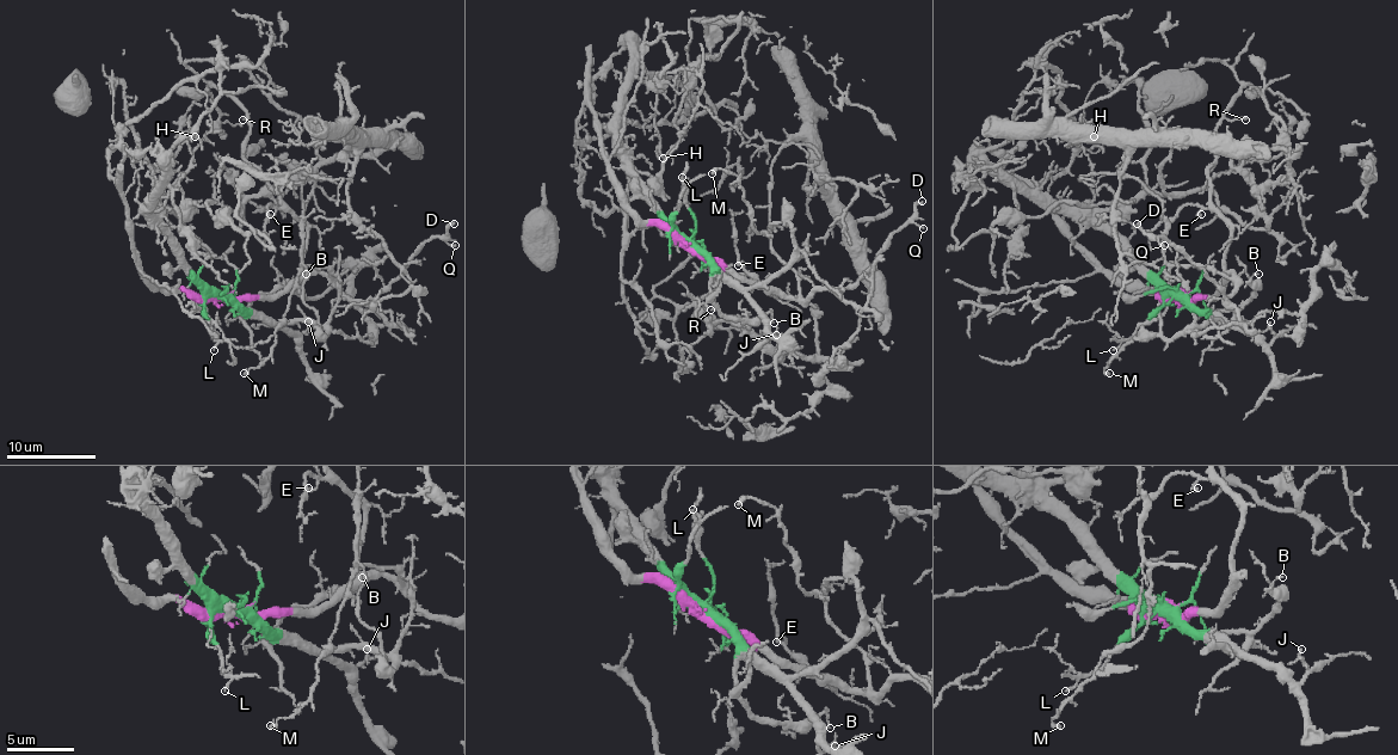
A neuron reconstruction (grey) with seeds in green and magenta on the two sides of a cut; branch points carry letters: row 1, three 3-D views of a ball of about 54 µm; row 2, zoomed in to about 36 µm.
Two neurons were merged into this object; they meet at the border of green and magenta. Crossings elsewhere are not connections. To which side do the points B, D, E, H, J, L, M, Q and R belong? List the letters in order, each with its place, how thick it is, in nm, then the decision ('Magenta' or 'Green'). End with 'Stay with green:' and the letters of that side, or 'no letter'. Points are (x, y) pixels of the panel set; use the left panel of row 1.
B: Place: (306, 274). Thickness 110 nm. Green
D: Place: (454, 223). Thickness 220 nm. Magenta
E: Place: (270, 214). Thickness 150 nm. Magenta
H: Place: (195, 136). Thickness 130 nm. Green
J: Place: (308, 321). Thickness 70 nm. Green
L: Place: (214, 350). Thickness 150 nm. Green
M: Place: (244, 373). Thickness 200 nm. Magenta
Q: Place: (455, 245). Thickness 100 nm. Magenta
R: Place: (242, 120). Thickness 160 nm. Magenta
Stay with green: B, H, J, L

